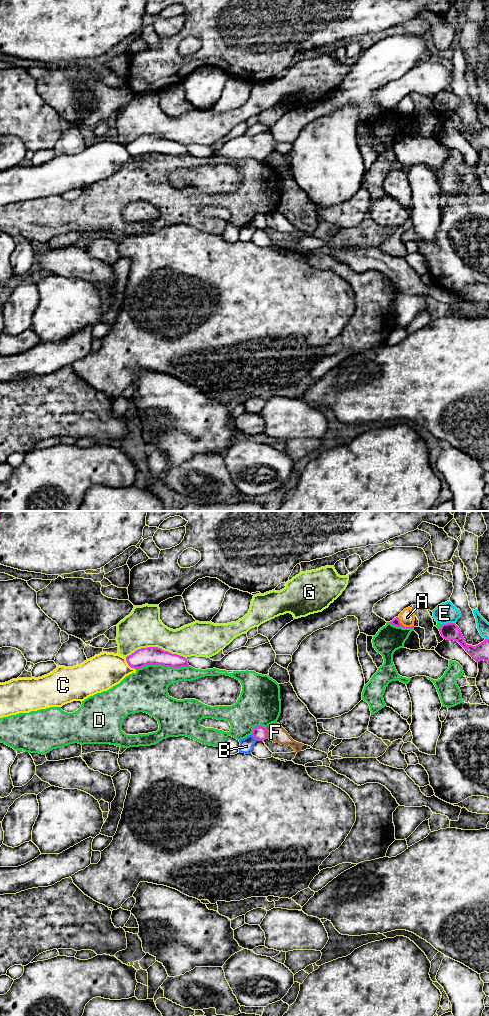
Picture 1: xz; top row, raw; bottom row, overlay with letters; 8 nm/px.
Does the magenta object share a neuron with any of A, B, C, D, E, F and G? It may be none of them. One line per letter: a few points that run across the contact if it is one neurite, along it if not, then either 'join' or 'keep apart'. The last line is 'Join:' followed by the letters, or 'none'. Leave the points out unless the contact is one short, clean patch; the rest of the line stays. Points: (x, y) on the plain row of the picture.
A: keep apart
B: keep apart
C: keep apart
D: keep apart
E: keep apart
F: line xz (265, 215), (267, 226); keep apart
G: keep apart
Join: none

